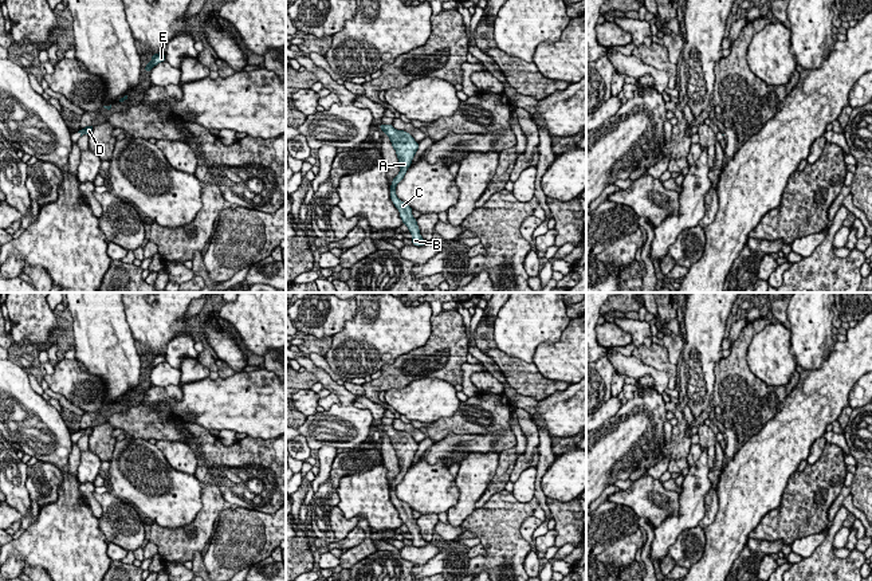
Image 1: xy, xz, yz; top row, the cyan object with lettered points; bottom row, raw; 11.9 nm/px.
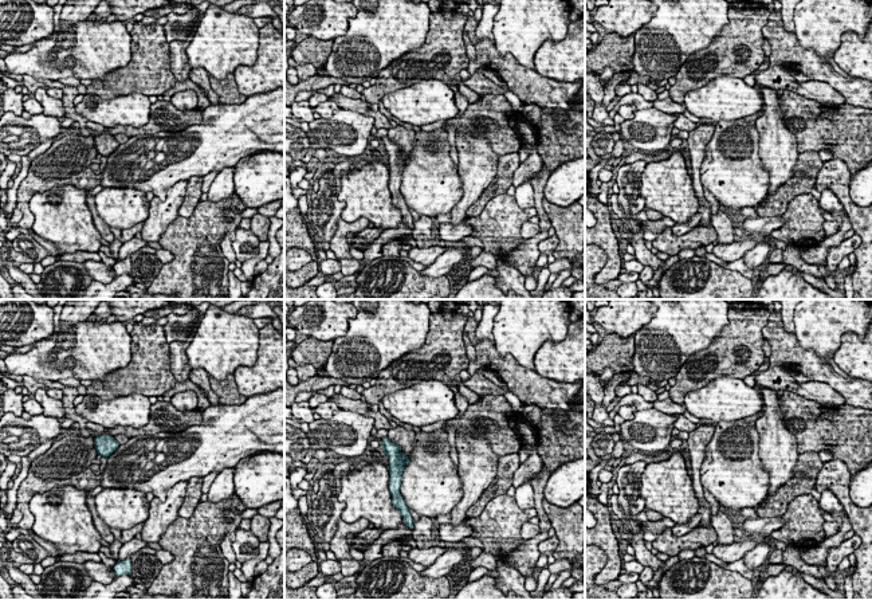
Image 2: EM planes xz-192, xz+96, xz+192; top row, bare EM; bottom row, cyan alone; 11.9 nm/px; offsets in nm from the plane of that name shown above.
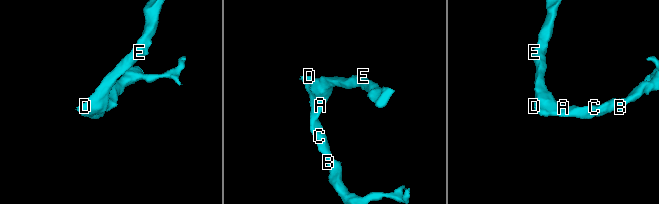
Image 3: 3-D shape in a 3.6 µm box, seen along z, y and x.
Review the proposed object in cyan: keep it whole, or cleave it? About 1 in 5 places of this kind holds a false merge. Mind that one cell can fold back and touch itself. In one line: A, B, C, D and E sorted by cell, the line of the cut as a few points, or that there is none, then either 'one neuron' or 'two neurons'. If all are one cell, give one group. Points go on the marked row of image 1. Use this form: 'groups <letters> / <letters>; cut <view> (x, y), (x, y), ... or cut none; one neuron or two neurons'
groups A B C D E; cut none; one neuron

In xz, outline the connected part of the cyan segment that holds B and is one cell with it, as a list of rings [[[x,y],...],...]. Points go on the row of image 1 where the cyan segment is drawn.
[[[378,125],[378,127],[389,137],[398,158],[400,173],[390,184],[390,200],[400,211],[401,221],[408,227],[408,231],[412,235],[412,244],[417,247],[425,246],[429,242],[424,240],[420,235],[417,221],[412,215],[413,209],[405,201],[401,201],[396,195],[396,187],[404,178],[408,168],[411,166],[419,149],[419,142],[416,142],[408,131],[397,130],[393,125]]]

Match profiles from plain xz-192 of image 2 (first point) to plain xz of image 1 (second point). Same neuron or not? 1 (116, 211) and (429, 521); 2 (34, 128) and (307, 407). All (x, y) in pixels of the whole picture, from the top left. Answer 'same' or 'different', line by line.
1: different
2: different

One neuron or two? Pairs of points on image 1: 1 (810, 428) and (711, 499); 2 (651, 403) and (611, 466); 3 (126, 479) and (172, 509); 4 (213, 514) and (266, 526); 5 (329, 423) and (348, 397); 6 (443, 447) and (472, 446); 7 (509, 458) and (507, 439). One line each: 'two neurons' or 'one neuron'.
1: two neurons
2: one neuron
3: one neuron
4: two neurons
5: two neurons
6: one neuron
7: two neurons

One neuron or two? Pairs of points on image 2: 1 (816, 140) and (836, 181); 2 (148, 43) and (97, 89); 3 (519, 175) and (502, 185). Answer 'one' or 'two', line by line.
1: two
2: one
3: two

